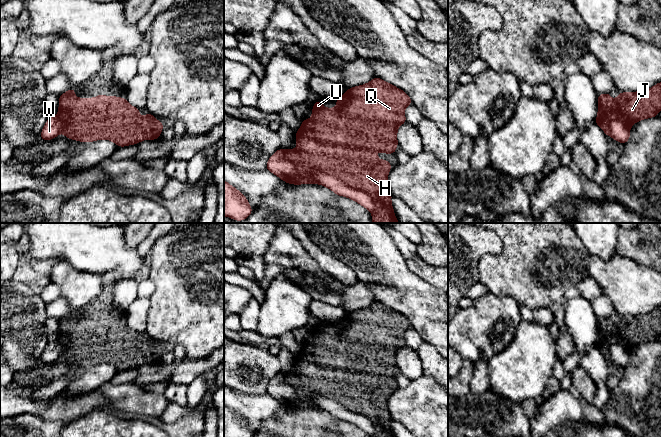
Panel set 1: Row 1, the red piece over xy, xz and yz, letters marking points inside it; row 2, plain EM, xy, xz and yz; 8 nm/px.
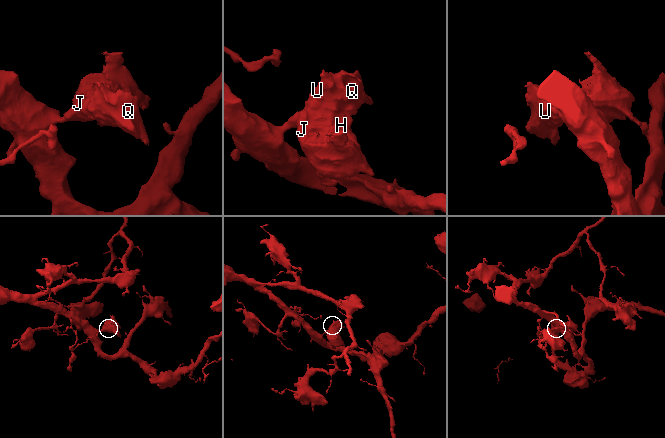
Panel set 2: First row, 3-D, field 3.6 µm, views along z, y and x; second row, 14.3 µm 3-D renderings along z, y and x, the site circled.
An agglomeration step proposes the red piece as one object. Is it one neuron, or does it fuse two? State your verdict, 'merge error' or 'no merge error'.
merge error

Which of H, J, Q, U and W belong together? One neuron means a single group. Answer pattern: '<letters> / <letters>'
H J Q U / W

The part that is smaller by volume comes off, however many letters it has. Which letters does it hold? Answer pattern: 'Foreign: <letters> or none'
Foreign: H, J, Q, U

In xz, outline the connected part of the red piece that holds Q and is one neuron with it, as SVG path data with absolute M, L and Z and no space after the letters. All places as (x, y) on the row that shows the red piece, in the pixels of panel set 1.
M374 77L369 83L363 84L361 86L355 86L353 88L347 89L347 91L344 93L343 96L335 100L337 102L337 107L336 108L324 108L323 107L323 102L322 101L316 101L314 102L314 106L312 109L312 117L310 119L306 119L302 121L301 123L301 128L296 131L296 143L298 147L296 149L289 149L289 150L284 150L284 157L291 161L297 171L299 173L306 173L308 174L309 172L314 172L314 173L326 173L335 176L336 178L340 179L343 181L346 185L349 187L363 191L367 193L369 196L373 198L375 201L375 204L377 208L372 211L372 222L373 223L399 223L397 218L394 215L394 209L391 204L391 197L392 194L388 189L388 184L387 184L387 177L391 169L391 164L387 160L379 160L378 159L378 154L369 154L369 150L376 150L378 152L382 153L388 153L388 154L394 154L398 142L397 142L397 130L400 125L406 123L406 118L405 118L405 108L412 104L412 101L410 97L401 89L391 85L390 83Z

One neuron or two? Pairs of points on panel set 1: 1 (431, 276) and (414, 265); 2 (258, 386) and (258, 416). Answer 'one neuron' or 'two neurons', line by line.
1: one neuron
2: two neurons

